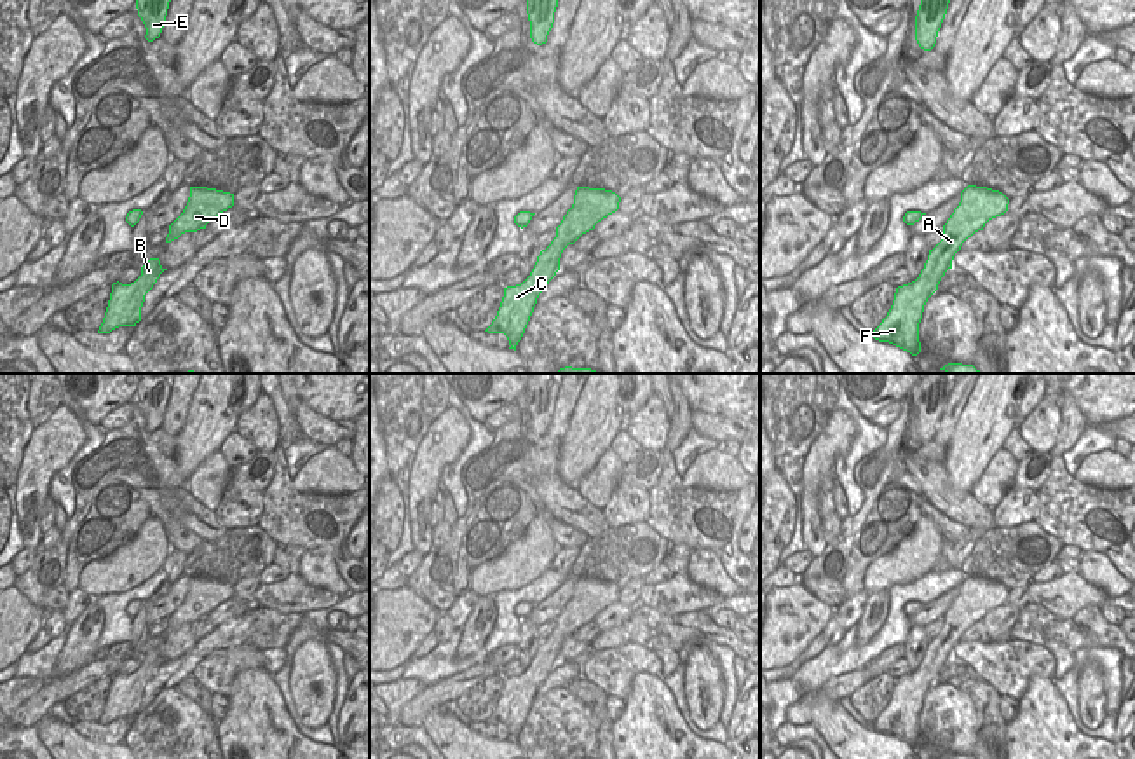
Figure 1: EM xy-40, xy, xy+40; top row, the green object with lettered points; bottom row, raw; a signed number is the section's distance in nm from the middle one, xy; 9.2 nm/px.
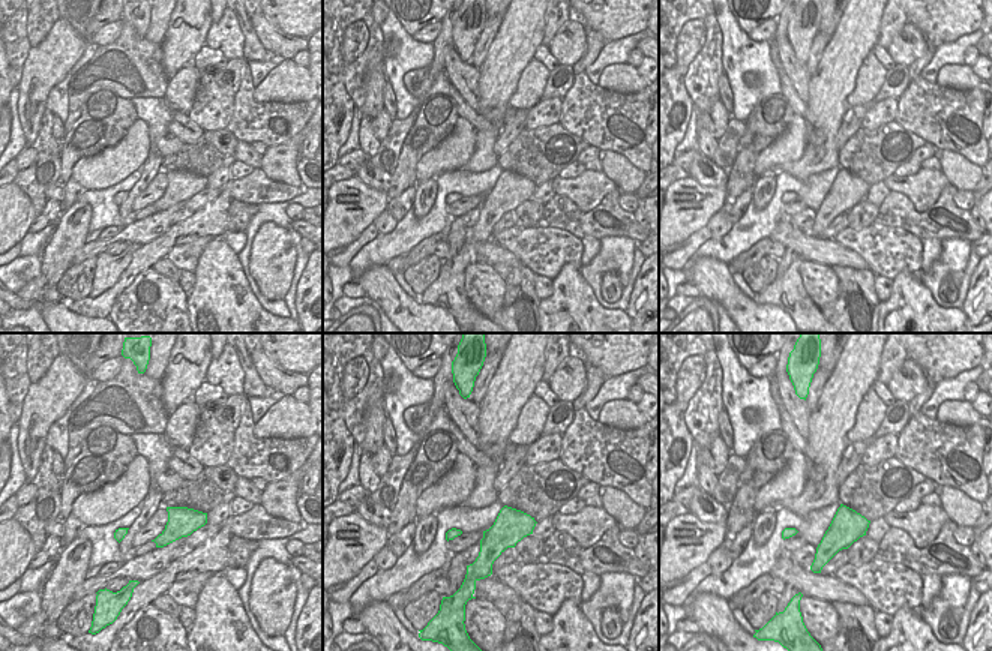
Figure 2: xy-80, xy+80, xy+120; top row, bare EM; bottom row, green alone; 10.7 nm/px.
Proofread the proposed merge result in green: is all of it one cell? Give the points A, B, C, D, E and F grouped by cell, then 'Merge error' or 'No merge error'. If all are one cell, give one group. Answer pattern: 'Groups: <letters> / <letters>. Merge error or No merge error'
Groups: A B C D E F. No merge error.

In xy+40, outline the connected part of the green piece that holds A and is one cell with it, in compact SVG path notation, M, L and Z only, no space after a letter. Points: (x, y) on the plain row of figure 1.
M968 576L961 583L961 593L943 616L941 632L929 640L919 668L898 677L893 696L882 714L872 722L879 733L889 733L912 747L921 743L919 714L928 689L938 680L945 663L962 633L985 614L1008 602L1009 590L987 578Z

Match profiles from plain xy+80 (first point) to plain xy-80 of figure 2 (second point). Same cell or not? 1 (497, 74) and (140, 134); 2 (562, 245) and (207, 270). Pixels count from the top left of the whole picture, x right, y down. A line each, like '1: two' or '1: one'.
1: two
2: two

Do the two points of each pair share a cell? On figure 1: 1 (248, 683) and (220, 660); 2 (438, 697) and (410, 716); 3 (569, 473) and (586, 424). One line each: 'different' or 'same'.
1: different
2: same
3: same

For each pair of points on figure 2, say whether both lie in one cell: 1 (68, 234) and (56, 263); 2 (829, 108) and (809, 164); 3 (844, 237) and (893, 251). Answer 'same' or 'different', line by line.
1: same
2: same
3: same

